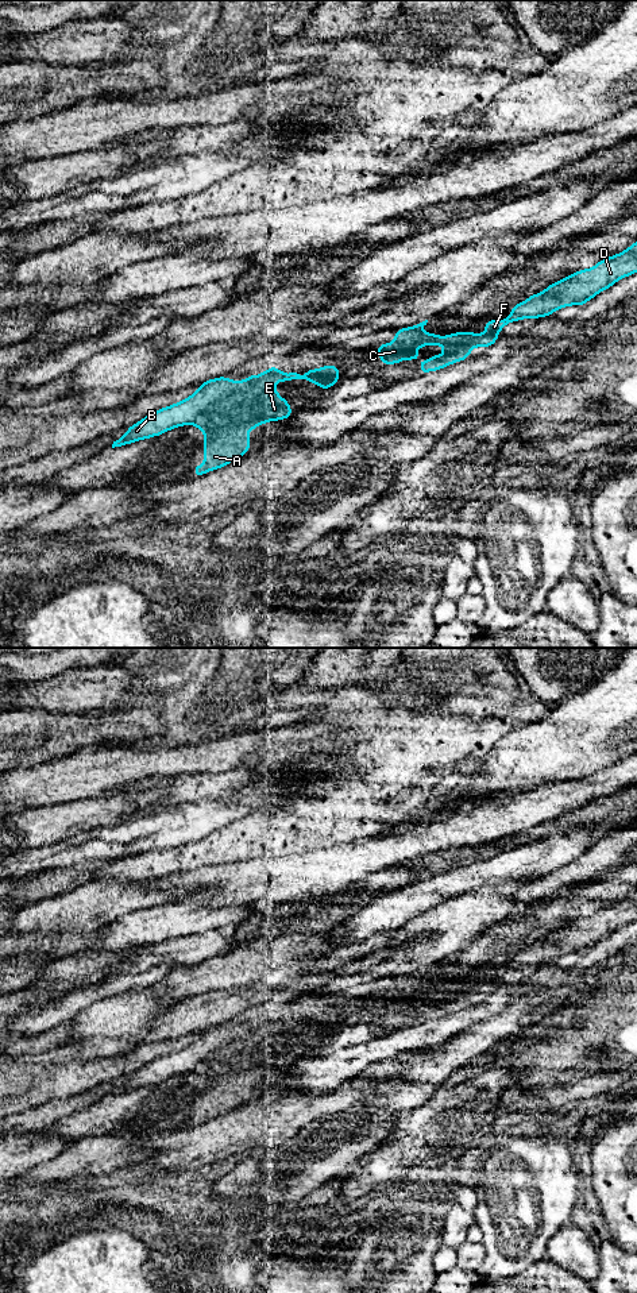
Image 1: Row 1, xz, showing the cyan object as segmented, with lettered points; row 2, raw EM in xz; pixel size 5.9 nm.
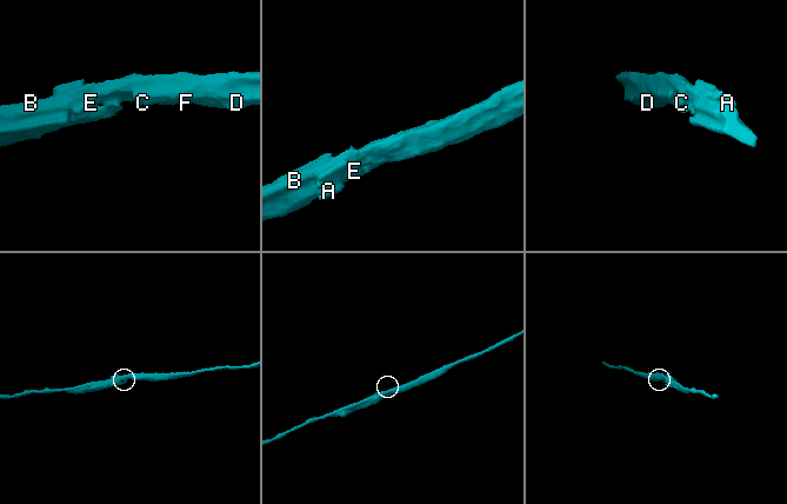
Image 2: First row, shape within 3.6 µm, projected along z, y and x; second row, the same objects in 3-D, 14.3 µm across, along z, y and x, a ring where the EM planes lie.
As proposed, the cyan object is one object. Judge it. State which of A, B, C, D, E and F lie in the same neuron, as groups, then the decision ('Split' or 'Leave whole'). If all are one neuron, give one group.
Groups: A E / B C D F. Split

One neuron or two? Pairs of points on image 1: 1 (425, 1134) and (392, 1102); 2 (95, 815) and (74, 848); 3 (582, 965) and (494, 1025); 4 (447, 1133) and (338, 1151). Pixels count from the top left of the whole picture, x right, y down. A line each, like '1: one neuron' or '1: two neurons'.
1: two neurons
2: two neurons
3: one neuron
4: two neurons

